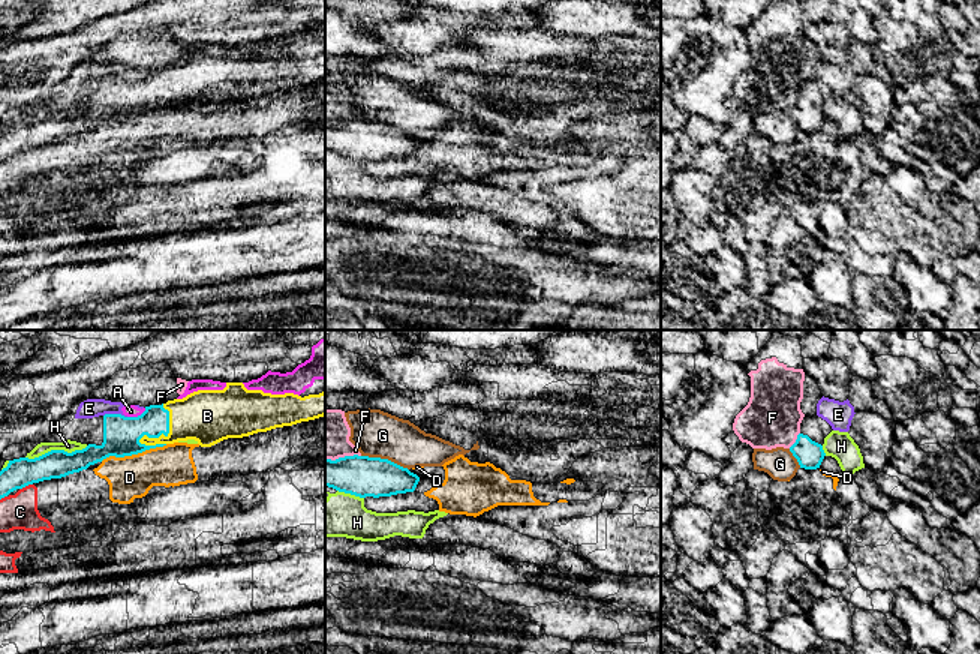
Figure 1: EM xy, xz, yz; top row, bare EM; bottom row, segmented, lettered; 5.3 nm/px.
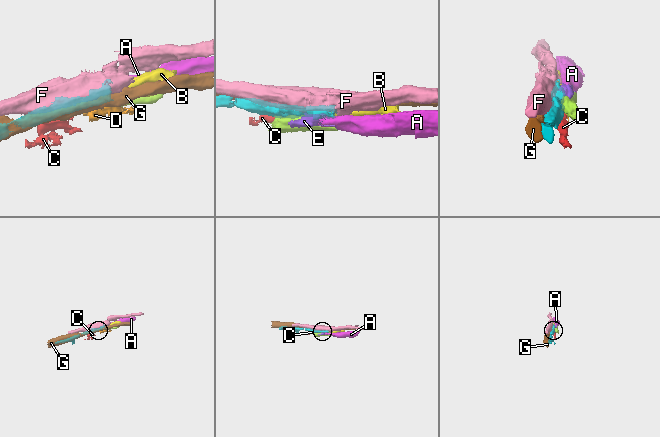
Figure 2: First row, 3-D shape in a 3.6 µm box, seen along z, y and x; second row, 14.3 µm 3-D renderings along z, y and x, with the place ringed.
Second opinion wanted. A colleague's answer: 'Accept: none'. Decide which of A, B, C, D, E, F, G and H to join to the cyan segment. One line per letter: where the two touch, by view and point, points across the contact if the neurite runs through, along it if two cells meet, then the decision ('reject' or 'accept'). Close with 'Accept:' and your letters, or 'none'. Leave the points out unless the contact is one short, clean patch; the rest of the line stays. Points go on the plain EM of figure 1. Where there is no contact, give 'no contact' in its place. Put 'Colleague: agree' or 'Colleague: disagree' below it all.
A: xy (138, 80) | along xy (146, 72), (140, 78), (128, 81) | reject
B: xy (165, 99) | across xy (122, 99), (165, 99), (182, 83), (207, 80) | accept
C: xy (26, 149) | reject
D: xy (134, 117) | along xy (167, 108), (131, 119), (107, 120), (101, 125) | reject
E: xy (116, 78) | along xy (104, 78), (123, 78), (126, 81) | reject
F: yz (796, 104) | reject
G: xz (385, 123) | reject
H: xy (56, 114) | reject
Accept: B
Colleague: disagree

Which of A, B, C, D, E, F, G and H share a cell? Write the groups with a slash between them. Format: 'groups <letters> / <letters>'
groups A E / B / C D / F / G / H

